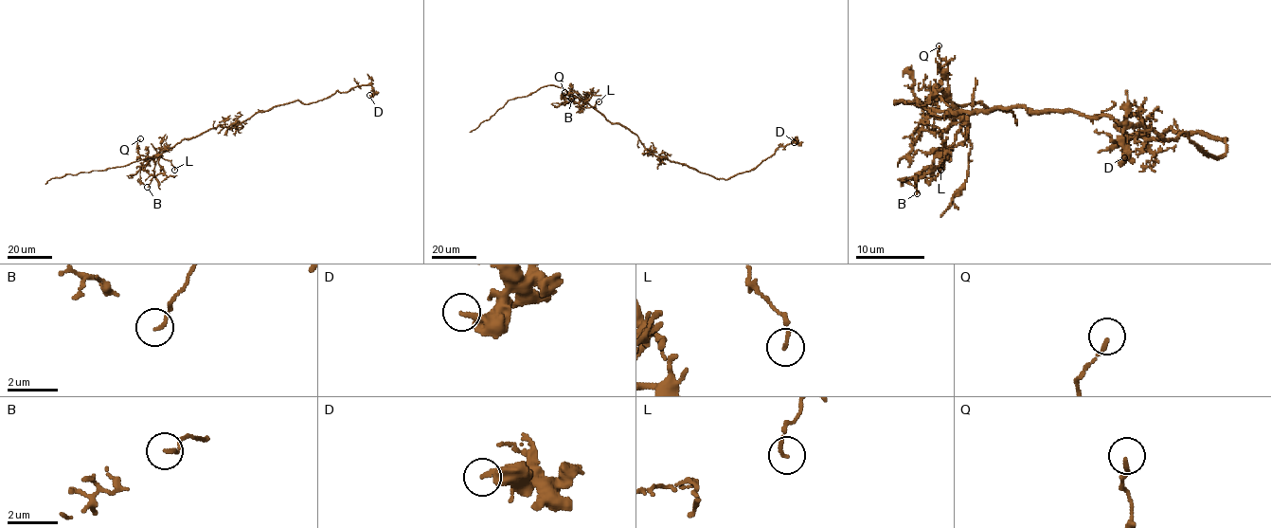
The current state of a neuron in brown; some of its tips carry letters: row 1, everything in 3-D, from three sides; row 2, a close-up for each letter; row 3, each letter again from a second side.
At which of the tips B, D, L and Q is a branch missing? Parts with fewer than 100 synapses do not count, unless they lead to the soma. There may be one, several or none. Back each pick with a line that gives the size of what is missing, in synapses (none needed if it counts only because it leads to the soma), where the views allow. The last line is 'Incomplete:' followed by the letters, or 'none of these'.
Incomplete: none of these

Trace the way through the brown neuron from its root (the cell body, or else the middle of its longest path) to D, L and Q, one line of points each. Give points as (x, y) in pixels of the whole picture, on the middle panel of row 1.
D: (638, 136), (648, 151), (656, 155), (726, 179), (754, 170), (778, 147), (794, 142)
L: (638, 136), (619, 124), (610, 123), (588, 103), (583, 102), (582, 104), (592, 107), (599, 101)
Q: (638, 136), (619, 124), (610, 123), (588, 103), (563, 97), (564, 92)

